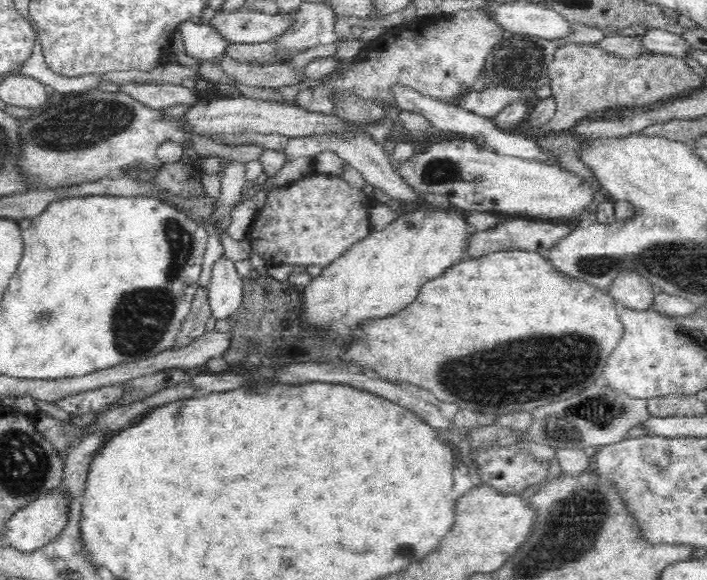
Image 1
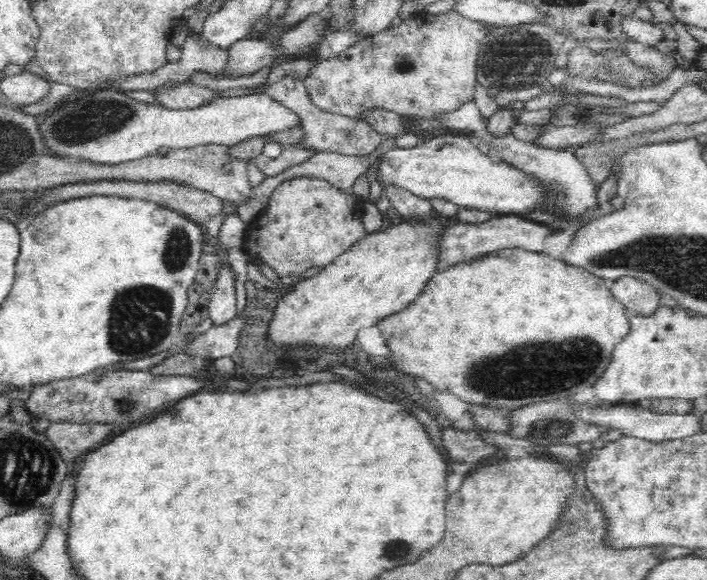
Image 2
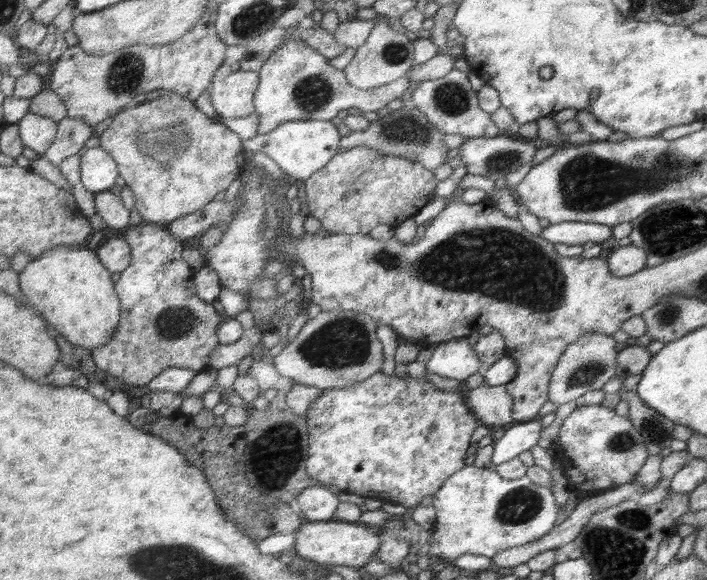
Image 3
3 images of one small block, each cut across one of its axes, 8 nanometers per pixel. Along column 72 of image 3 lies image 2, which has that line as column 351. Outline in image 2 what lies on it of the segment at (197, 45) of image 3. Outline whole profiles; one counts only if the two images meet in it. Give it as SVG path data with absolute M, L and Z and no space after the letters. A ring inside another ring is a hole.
M456 10L446 12L445 14L418 14L412 19L402 21L397 27L392 27L384 30L383 32L371 35L369 38L360 38L354 46L347 48L344 52L341 52L336 57L321 60L318 66L310 73L310 76L303 80L304 88L308 93L308 98L316 105L321 111L327 113L334 113L350 118L358 119L360 112L364 112L366 108L380 107L386 110L391 110L397 113L399 116L404 116L405 119L412 119L417 122L427 124L429 121L430 114L434 112L440 112L440 110L456 110L460 108L464 103L473 100L474 91L476 88L477 80L477 66L478 57L481 55L481 48L483 42L487 39L490 34L492 25L486 24L485 22L476 22L466 17L462 17Z

